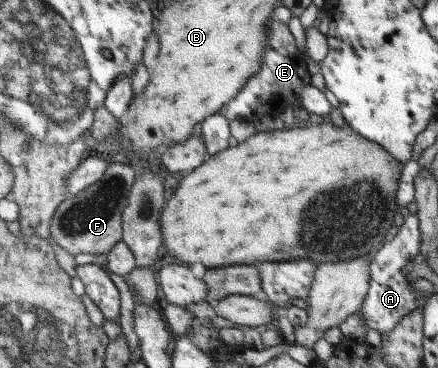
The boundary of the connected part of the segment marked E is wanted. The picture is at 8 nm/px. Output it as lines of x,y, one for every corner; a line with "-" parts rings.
276,17
268,23
268,36
270,45
264,49
262,69
248,79
244,89
221,110
231,122
238,119
254,122
264,116
278,116
284,108
303,107
302,90
310,84
310,72
306,64
307,53
298,48
296,38
286,23
278,21

